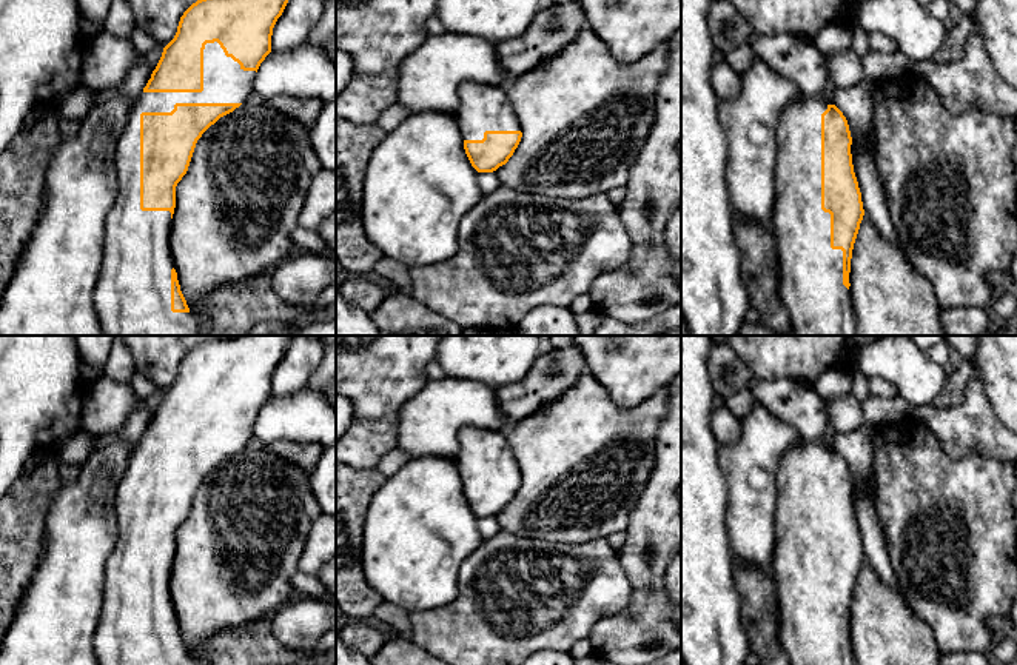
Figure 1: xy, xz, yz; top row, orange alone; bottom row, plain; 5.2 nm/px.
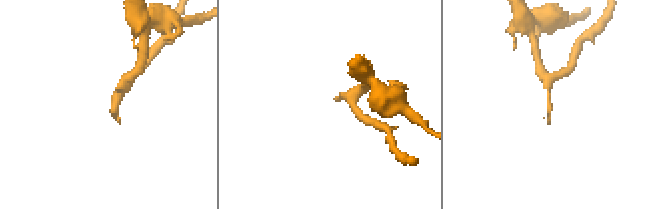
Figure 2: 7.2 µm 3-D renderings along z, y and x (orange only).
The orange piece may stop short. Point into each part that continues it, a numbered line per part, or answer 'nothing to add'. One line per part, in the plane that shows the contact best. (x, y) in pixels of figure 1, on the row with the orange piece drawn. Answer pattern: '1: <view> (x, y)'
1: xy (133, 293)

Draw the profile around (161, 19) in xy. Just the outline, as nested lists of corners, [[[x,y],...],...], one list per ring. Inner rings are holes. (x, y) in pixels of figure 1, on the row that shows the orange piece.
[[[126,0],[136,26],[146,31],[159,43],[168,45],[183,12],[197,0]]]

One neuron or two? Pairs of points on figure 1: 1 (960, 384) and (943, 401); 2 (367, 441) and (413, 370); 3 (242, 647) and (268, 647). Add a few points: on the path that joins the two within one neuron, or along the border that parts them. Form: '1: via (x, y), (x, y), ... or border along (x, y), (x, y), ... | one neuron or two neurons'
1: via (956, 388), (948, 396) | one neuron
2: via (375, 424), (376, 407), (396, 387) | one neuron
3: via (248, 647), (262, 647) | one neuron

